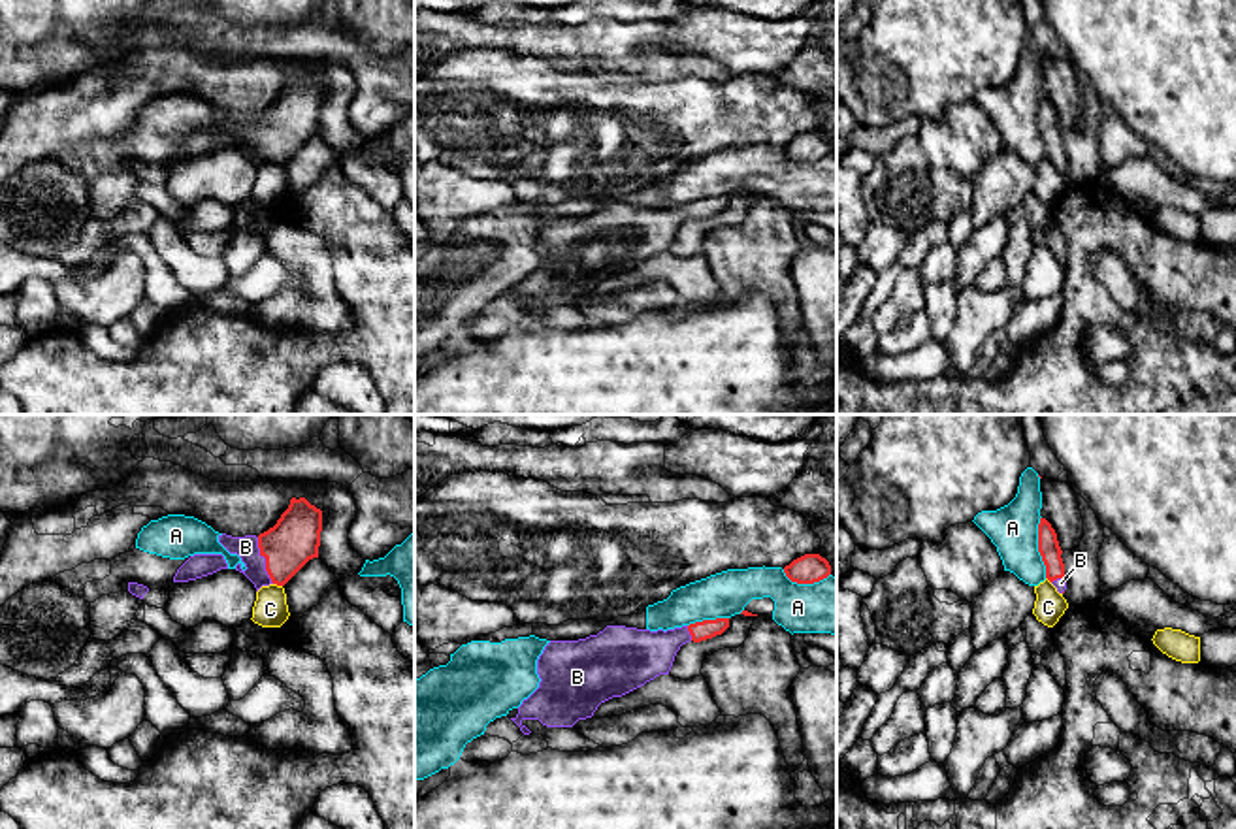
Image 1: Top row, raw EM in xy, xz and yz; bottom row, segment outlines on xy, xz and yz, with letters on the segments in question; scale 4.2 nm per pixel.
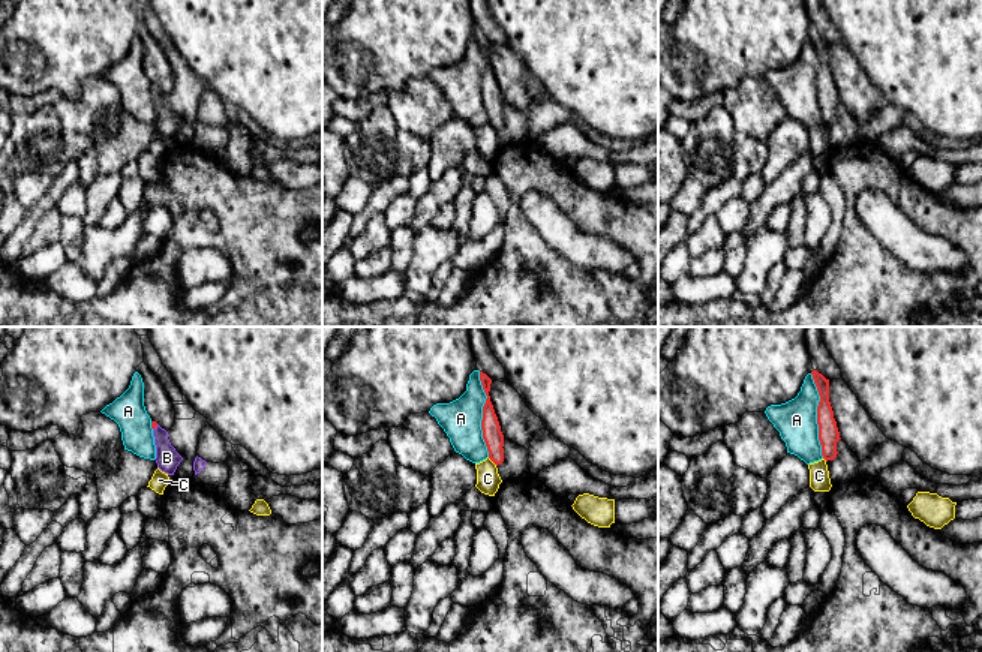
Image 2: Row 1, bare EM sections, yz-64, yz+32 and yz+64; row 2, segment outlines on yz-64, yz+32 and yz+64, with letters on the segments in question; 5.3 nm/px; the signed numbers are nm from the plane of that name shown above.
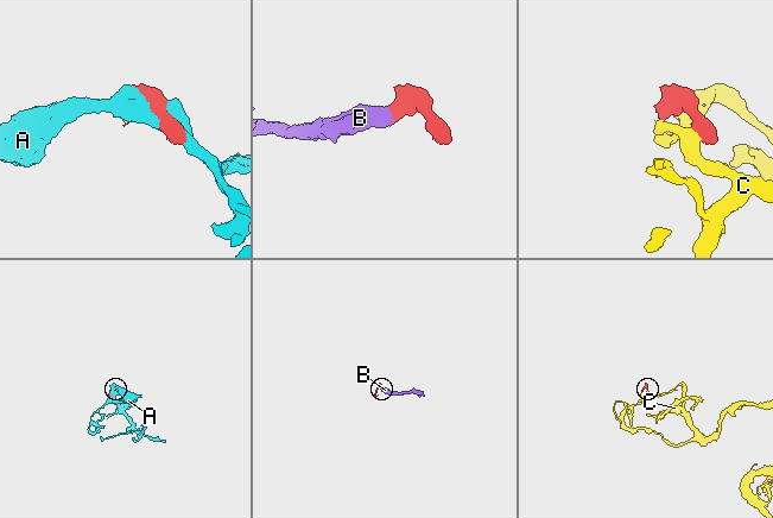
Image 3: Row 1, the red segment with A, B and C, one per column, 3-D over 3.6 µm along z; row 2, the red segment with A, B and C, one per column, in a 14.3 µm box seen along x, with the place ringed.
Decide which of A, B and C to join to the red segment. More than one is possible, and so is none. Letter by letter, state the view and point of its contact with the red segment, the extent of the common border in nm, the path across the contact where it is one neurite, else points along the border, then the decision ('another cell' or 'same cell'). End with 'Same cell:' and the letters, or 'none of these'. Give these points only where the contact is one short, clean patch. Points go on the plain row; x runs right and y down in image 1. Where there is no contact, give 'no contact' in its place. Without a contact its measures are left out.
A: meets red in yz at (1039, 125); contact 260 nm long; another cell
B: meets red in xy at (266, 138); contact 220 nm long; runs through xy (294, 117), (266, 138), (245, 125); same cell
C: meets red in xy at (277, 162); contact 40 nm long; another cell
Same cell: B

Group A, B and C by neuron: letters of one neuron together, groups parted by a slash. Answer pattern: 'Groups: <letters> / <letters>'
Groups: A / B / C

